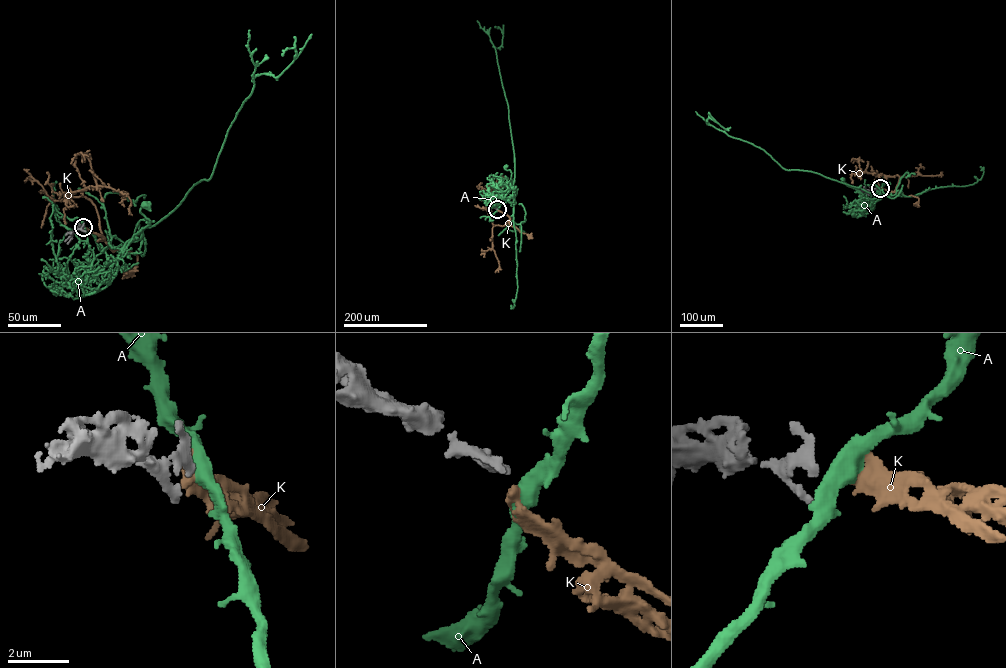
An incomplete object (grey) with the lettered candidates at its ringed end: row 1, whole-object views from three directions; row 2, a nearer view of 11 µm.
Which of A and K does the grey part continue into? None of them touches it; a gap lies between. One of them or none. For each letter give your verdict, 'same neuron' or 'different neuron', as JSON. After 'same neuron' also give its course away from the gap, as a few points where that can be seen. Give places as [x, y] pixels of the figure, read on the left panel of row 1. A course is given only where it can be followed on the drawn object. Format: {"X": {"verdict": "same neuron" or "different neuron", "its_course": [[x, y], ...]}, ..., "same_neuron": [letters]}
{"A": {"verdict": "different neuron"}, "K": {"verdict": "same neuron", "its_course": [[83, 227], [102, 236], [97, 241], [104, 240], [112, 251], [136, 254], [137, 264], [127, 273]]}, "same_neuron": ["K"]}

